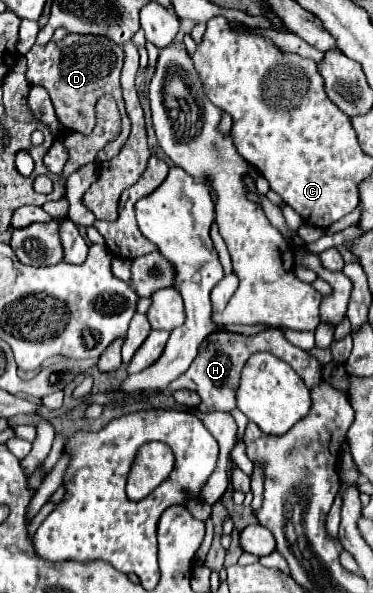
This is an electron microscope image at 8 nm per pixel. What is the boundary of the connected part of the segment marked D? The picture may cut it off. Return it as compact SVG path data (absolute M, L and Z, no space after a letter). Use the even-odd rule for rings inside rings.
M67 35L59 43L49 41L47 45L33 45L31 51L25 55L25 59L27 59L27 81L47 89L59 123L69 131L79 131L89 135L93 131L97 99L107 93L113 95L123 117L123 129L115 141L111 141L105 149L99 151L101 161L113 159L125 145L131 131L131 123L125 113L121 83L119 83L123 59L125 59L123 47L111 41L109 37L101 37L101 35Z

